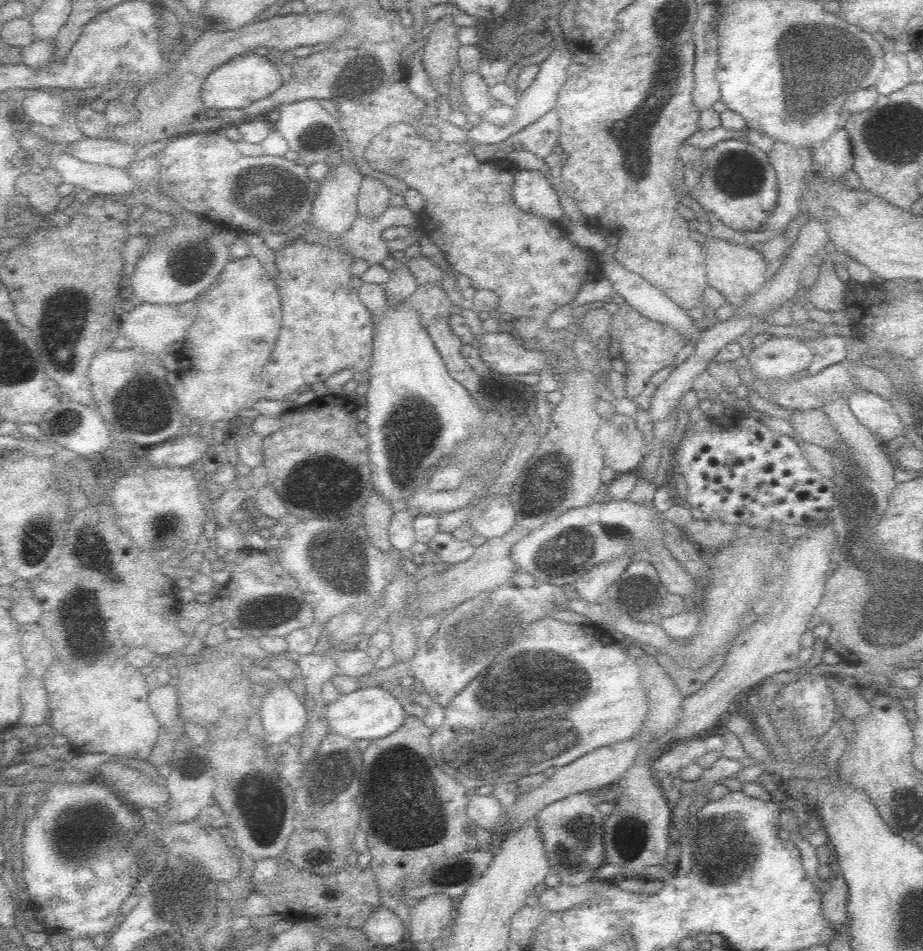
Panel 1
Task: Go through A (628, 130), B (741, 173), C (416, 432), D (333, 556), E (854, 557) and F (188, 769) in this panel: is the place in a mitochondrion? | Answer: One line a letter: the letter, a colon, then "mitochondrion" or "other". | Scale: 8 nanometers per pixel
A: mitochondrion
B: mitochondrion
C: mitochondrion
D: mitochondrion
E: other
F: other

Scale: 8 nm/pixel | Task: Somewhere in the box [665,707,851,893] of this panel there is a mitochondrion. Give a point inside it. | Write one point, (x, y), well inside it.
(722, 854)

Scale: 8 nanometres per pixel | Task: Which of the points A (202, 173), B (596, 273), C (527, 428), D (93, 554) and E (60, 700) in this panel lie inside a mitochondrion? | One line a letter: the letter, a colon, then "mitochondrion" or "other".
A: other
B: other
C: other
D: mitochondrion
E: other

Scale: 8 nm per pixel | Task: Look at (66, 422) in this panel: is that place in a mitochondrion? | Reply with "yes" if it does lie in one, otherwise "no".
yes

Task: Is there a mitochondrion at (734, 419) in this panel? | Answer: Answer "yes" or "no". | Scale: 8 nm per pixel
no

